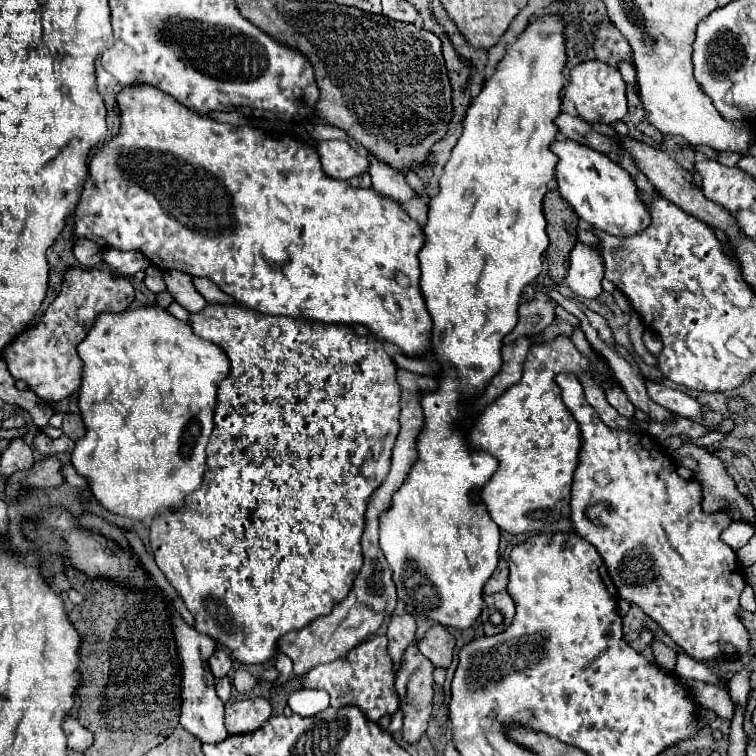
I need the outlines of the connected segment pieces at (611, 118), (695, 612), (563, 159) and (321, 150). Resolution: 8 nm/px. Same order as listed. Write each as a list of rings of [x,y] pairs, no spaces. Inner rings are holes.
[[[585,61],[571,69],[569,85],[565,87],[565,99],[575,105],[577,115],[587,123],[615,123],[623,121],[627,115],[627,99],[625,99],[625,81],[617,67],[611,67],[603,61]]]
[[[559,373],[559,375],[555,377],[555,383],[557,383],[559,389],[561,389],[561,397],[563,397],[565,407],[571,411],[571,415],[575,417],[575,421],[579,423],[579,429],[581,429],[579,465],[577,465],[577,469],[575,469],[575,477],[573,477],[573,485],[571,485],[571,523],[573,523],[573,533],[579,535],[581,539],[589,541],[589,543],[599,551],[599,555],[601,555],[601,559],[603,559],[603,563],[605,563],[605,567],[607,567],[607,573],[609,573],[611,581],[613,581],[615,587],[617,587],[619,597],[625,599],[625,601],[629,601],[631,605],[641,607],[643,613],[645,613],[647,617],[651,617],[689,657],[693,657],[695,661],[701,661],[701,663],[709,663],[709,661],[731,659],[731,657],[737,657],[737,655],[741,655],[741,653],[747,653],[747,651],[749,651],[749,631],[745,629],[745,625],[743,625],[741,619],[739,619],[739,595],[741,595],[741,591],[745,589],[743,567],[741,567],[741,563],[739,563],[735,551],[733,551],[729,545],[725,545],[725,543],[721,541],[721,531],[727,529],[727,527],[733,523],[729,509],[727,509],[727,511],[721,509],[721,511],[715,511],[715,513],[705,513],[705,511],[703,511],[703,505],[701,505],[701,503],[703,503],[701,483],[699,483],[699,481],[683,479],[683,477],[677,473],[677,463],[673,461],[673,457],[667,453],[667,449],[665,449],[661,443],[655,443],[655,439],[653,439],[649,433],[633,433],[633,431],[623,431],[623,429],[609,429],[609,427],[601,421],[599,413],[585,401],[585,397],[583,397],[583,387],[581,387],[577,375],[573,375],[573,373]],[[597,471],[607,471],[607,473],[611,475],[609,485],[605,485],[605,487],[599,487],[599,485],[597,485],[597,481],[595,481],[595,473],[597,473]],[[599,501],[607,501],[607,503],[613,507],[611,515],[605,517],[607,527],[591,525],[591,523],[587,521],[587,517],[585,517],[585,509],[591,507],[591,505],[595,505],[595,503],[599,503]]]
[[[569,139],[555,141],[551,145],[551,151],[559,157],[555,169],[559,193],[573,207],[579,219],[587,221],[603,233],[611,233],[617,237],[633,237],[649,227],[651,213],[643,203],[633,177],[619,163],[587,145]]]
[[[321,141],[315,145],[315,149],[325,175],[333,179],[349,179],[367,171],[369,167],[367,155],[353,149],[349,141]]]

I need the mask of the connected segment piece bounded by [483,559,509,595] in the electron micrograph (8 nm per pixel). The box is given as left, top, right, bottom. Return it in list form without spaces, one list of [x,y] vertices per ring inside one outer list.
[[[501,559],[499,565],[497,565],[497,569],[495,569],[495,573],[493,573],[491,579],[487,581],[483,593],[485,593],[485,595],[493,595],[493,593],[497,593],[497,591],[503,591],[503,589],[507,587],[507,575],[509,575],[507,561]]]

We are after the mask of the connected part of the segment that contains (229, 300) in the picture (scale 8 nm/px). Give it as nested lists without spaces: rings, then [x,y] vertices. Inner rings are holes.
[[[192,277],[192,283],[208,303],[236,304],[236,301],[231,296],[223,293],[207,278]]]

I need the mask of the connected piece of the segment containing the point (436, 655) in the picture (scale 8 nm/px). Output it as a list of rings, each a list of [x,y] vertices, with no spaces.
[[[433,625],[425,637],[419,641],[421,653],[435,665],[435,667],[449,667],[453,659],[455,639],[443,625]]]

